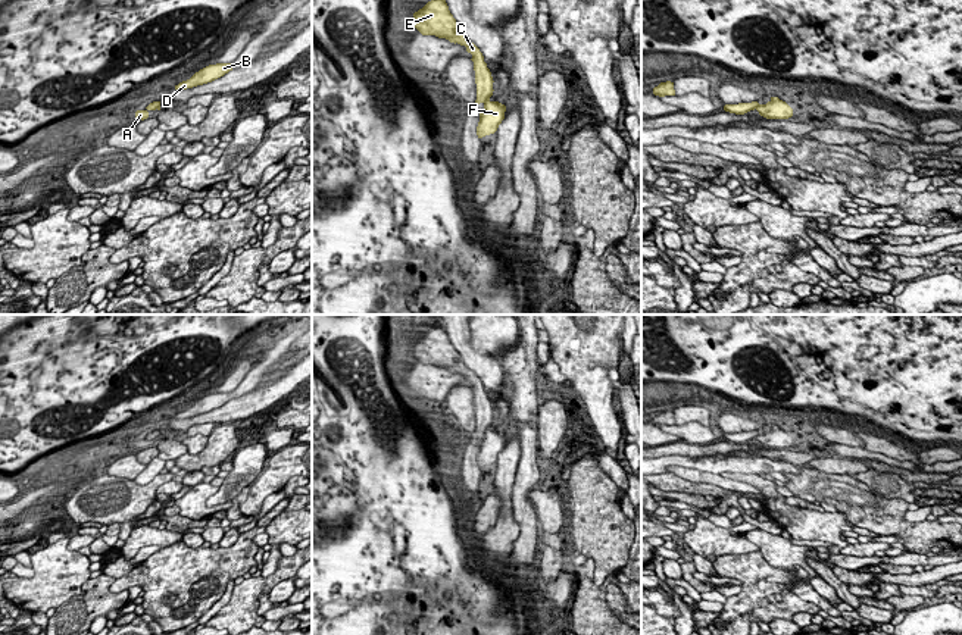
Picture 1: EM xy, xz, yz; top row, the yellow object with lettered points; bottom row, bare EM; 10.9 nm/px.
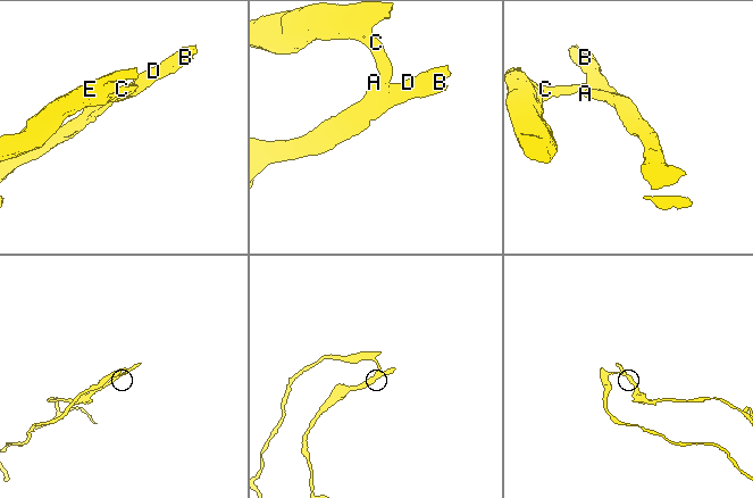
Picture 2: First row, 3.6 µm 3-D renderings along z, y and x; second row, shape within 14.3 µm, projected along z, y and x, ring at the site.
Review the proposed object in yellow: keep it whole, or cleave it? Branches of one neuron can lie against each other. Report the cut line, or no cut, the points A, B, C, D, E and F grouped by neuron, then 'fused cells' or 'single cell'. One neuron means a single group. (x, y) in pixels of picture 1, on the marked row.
cut xz (489, 99), (484, 103); groups A B D F / C E; fused cells

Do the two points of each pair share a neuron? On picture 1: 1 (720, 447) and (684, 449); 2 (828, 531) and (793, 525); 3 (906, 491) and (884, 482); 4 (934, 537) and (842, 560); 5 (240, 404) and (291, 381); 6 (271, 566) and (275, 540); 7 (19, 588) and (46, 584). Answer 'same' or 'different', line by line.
1: same
2: same
3: same
4: different
5: same
6: same
7: same

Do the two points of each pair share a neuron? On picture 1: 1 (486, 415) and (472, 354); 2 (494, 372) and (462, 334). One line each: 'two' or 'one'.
1: two
2: one

